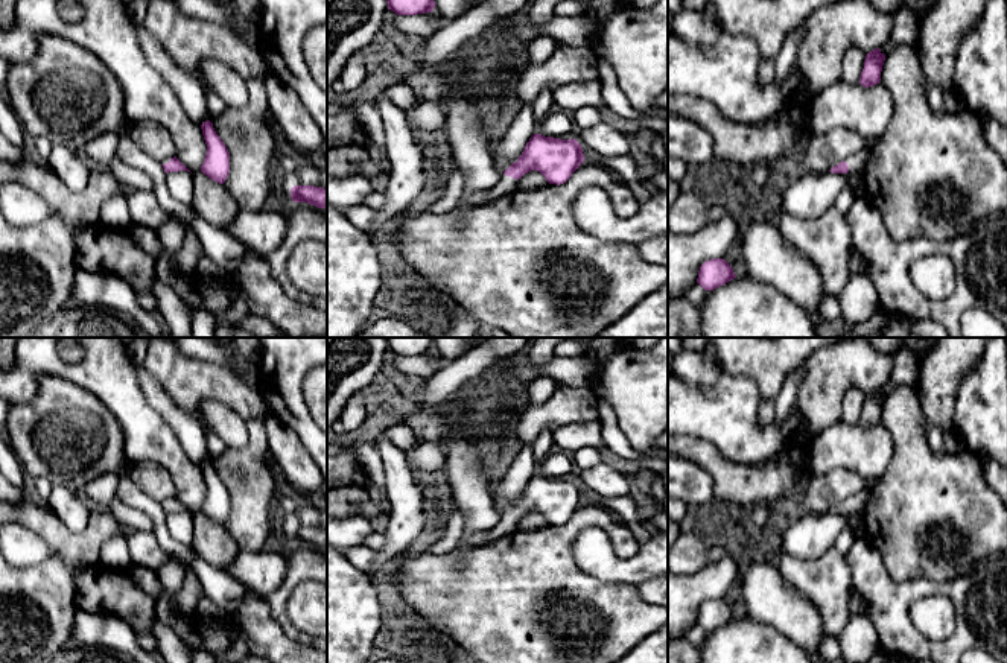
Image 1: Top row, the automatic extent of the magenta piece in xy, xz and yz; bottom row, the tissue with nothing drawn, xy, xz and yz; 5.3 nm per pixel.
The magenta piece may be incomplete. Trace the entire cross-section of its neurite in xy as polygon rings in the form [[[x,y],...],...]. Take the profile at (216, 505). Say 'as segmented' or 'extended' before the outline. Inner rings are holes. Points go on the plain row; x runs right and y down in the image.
as segmented | [[[210,461],[202,462],[201,470],[207,485],[201,512],[210,520],[224,525],[230,514],[230,493]]]

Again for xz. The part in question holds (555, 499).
extended | [[[534,474],[522,496],[502,515],[500,522],[487,534],[484,546],[490,546],[517,532],[517,520],[531,511],[540,512],[549,525],[564,525],[584,502],[581,485]]]

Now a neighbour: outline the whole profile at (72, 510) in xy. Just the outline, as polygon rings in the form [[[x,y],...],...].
[[[53,485],[47,497],[50,511],[73,534],[84,532],[90,522],[91,505],[65,487]]]

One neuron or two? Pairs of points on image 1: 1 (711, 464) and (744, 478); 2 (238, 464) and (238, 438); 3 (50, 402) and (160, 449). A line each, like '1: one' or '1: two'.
1: one
2: two
3: two

